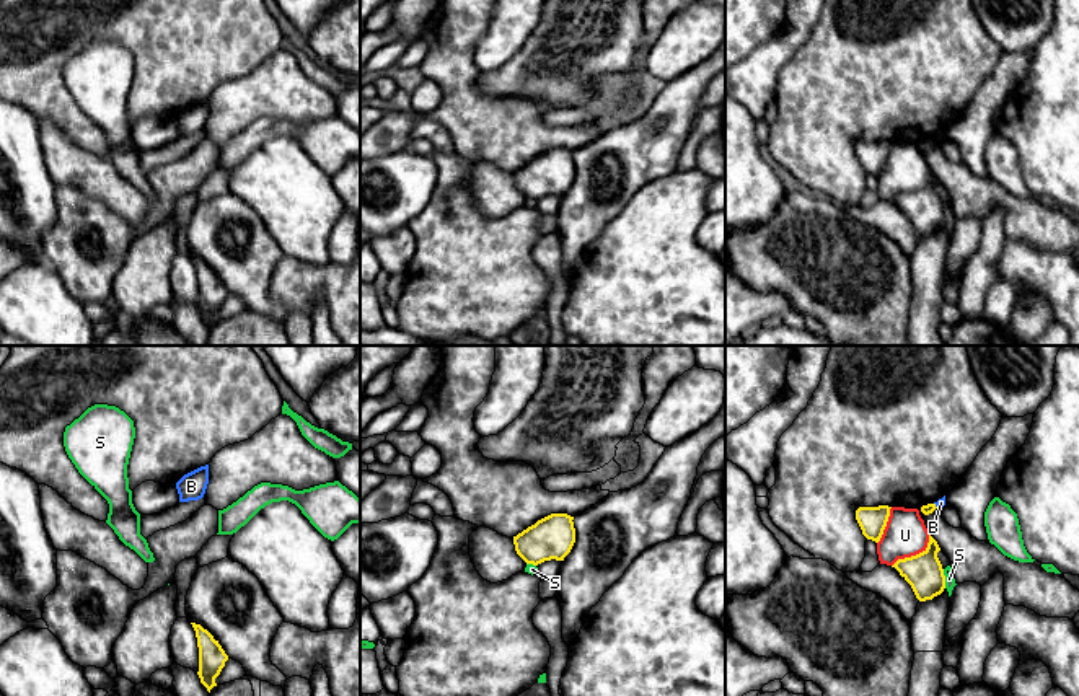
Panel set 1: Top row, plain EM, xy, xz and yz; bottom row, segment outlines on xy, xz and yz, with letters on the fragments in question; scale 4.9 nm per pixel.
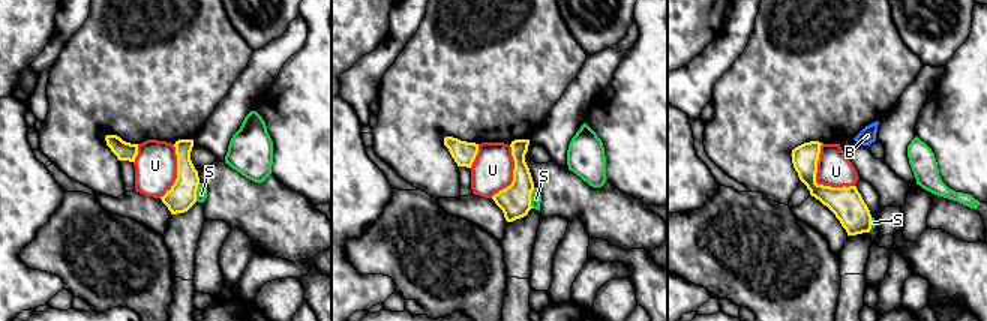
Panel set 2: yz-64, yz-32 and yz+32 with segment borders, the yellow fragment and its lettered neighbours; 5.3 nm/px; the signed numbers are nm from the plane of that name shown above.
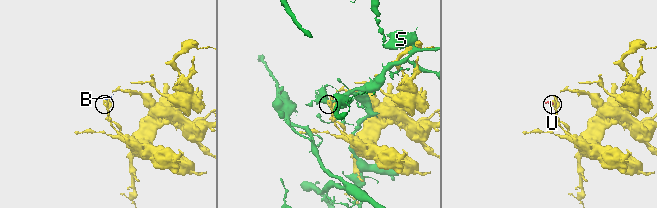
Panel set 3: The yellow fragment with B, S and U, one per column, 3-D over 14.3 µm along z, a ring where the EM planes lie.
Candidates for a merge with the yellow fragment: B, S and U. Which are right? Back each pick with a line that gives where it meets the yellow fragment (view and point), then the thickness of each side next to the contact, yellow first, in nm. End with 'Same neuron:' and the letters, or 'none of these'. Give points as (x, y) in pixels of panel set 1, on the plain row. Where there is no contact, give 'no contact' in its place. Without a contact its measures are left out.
Same neuron: none of these

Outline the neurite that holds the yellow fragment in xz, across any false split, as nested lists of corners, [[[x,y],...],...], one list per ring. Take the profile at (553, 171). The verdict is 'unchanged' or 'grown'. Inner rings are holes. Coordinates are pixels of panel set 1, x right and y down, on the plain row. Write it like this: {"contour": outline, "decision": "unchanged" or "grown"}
{"contour": [[[551,148],[517,171],[513,179],[517,189],[526,197],[538,200],[544,196],[564,196],[575,178],[574,152]]], "decision": "unchanged"}

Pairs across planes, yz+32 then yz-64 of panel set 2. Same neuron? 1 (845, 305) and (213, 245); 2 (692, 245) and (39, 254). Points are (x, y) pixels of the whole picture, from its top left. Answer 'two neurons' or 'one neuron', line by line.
1: two neurons
2: one neuron

